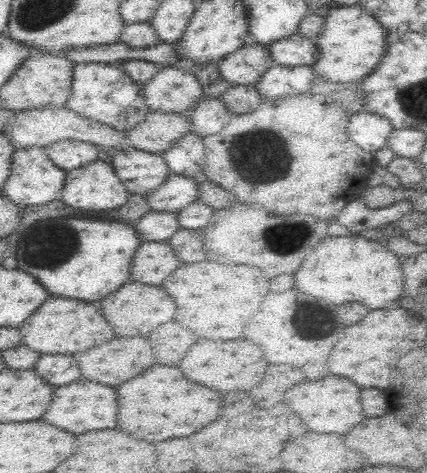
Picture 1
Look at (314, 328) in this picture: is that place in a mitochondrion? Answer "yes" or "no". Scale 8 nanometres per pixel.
yes

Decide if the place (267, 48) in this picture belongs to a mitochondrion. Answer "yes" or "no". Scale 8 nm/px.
no

